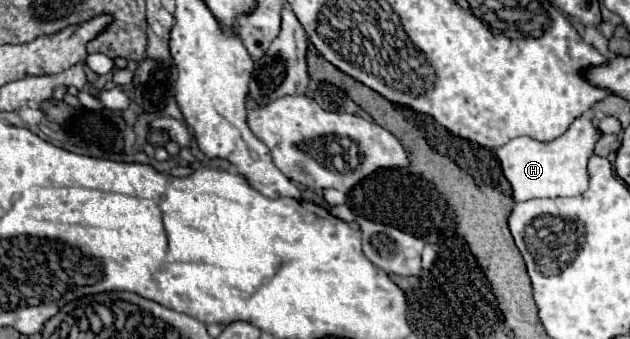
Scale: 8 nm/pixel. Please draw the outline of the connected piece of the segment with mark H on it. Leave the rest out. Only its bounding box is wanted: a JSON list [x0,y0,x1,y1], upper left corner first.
[496,116,600,202]

